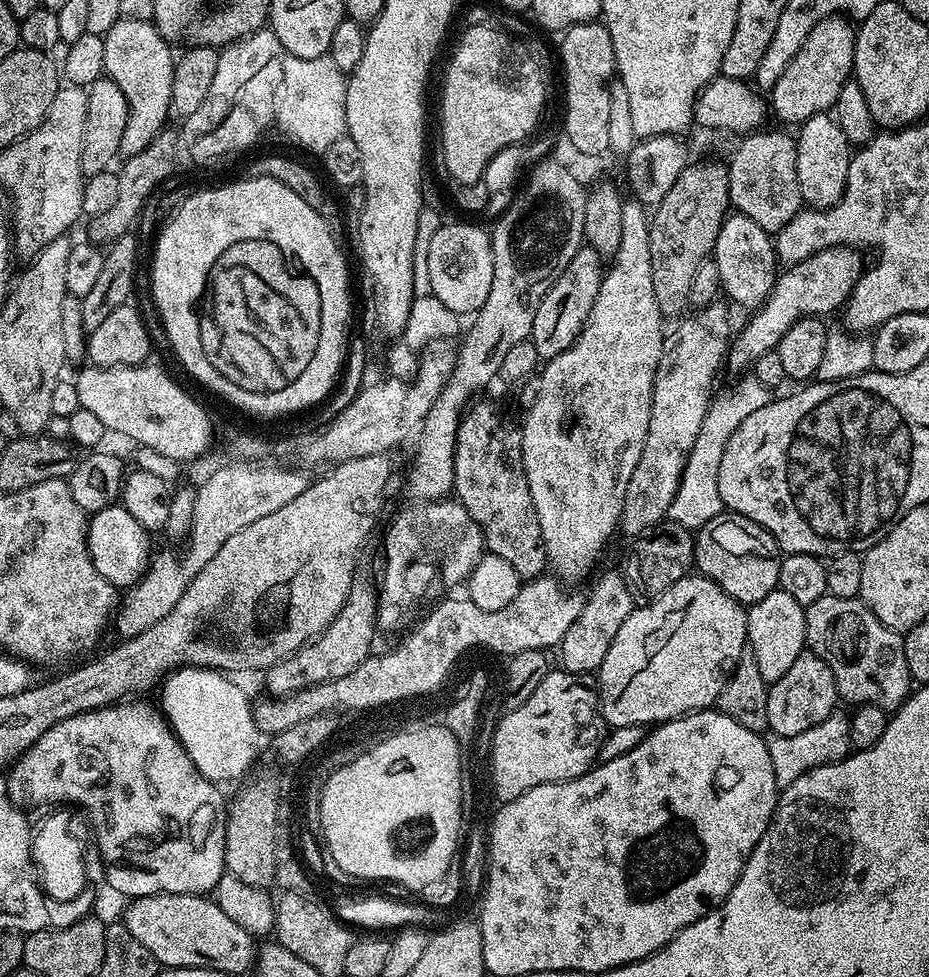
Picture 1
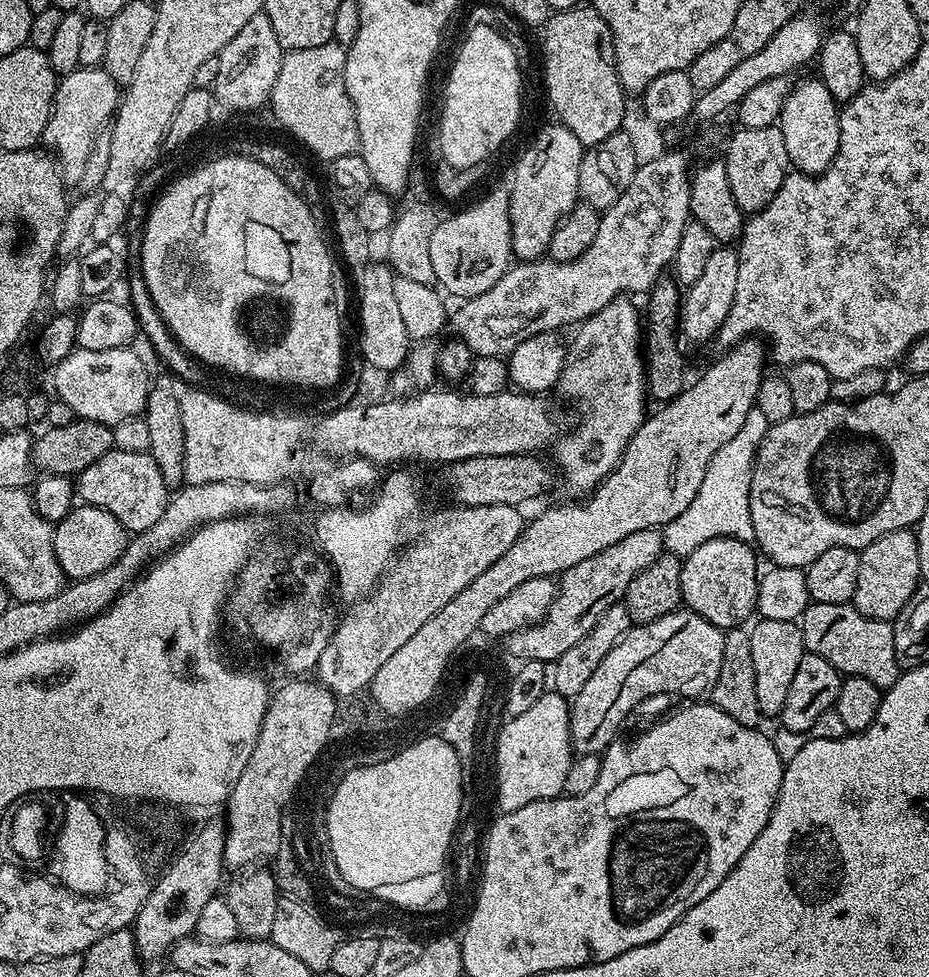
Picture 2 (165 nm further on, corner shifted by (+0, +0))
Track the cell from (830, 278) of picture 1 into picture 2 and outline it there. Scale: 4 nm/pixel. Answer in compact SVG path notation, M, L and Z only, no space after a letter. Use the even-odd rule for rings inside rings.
M745 338L739 344L731 345L679 396L661 403L653 416L651 413L644 419L634 438L630 438L616 469L587 498L577 499L580 500L577 504L556 504L538 513L533 520L529 519L520 532L526 582L530 582L530 578L555 577L606 546L620 542L626 534L647 528L663 529L665 524L686 511L690 502L694 502L694 494L698 494L698 486L702 486L702 478L706 478L710 458L714 458L714 454L718 454L718 450L738 434L742 422L746 422L746 414L756 406L758 386L766 375L764 356L766 360L763 339Z

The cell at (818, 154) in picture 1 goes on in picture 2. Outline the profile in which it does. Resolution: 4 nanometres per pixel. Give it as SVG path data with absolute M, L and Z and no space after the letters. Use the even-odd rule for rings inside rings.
M819 78L804 80L793 87L782 106L778 121L782 138L786 142L789 165L807 176L819 176L834 162L840 145L840 108Z

